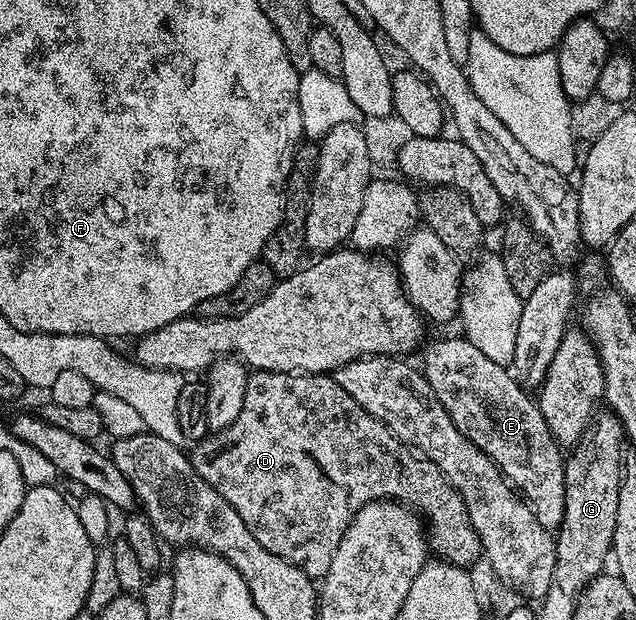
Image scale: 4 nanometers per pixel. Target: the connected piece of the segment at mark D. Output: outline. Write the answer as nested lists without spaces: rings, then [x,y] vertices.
[[[254,371],[250,375],[247,390],[243,394],[243,410],[239,410],[239,418],[235,418],[235,422],[231,422],[231,426],[226,432],[216,433],[212,438],[200,441],[194,448],[197,449],[191,452],[191,459],[195,470],[215,490],[219,490],[219,494],[223,494],[223,498],[227,498],[227,502],[233,507],[235,514],[239,514],[239,518],[243,518],[247,530],[251,530],[251,534],[255,534],[255,542],[259,542],[259,546],[263,546],[263,550],[271,550],[271,554],[279,554],[279,558],[299,566],[299,570],[303,570],[303,574],[308,576],[325,577],[331,566],[331,558],[335,558],[335,550],[339,550],[339,542],[343,542],[343,534],[347,534],[347,526],[351,526],[355,514],[359,514],[359,510],[363,510],[363,506],[376,500],[395,500],[398,504],[416,510],[427,525],[427,548],[434,557],[447,560],[451,564],[458,564],[460,568],[464,569],[468,569],[469,564],[475,563],[477,559],[479,561],[482,559],[481,539],[478,538],[471,526],[467,506],[463,506],[463,498],[457,493],[455,486],[451,486],[451,482],[447,482],[447,478],[441,473],[439,466],[435,466],[431,461],[414,452],[412,448],[402,444],[400,438],[387,425],[376,420],[371,414],[367,414],[367,410],[363,410],[363,406],[359,406],[359,402],[355,402],[355,398],[351,398],[351,394],[347,394],[347,390],[343,390],[343,386],[339,386],[332,375]]]

